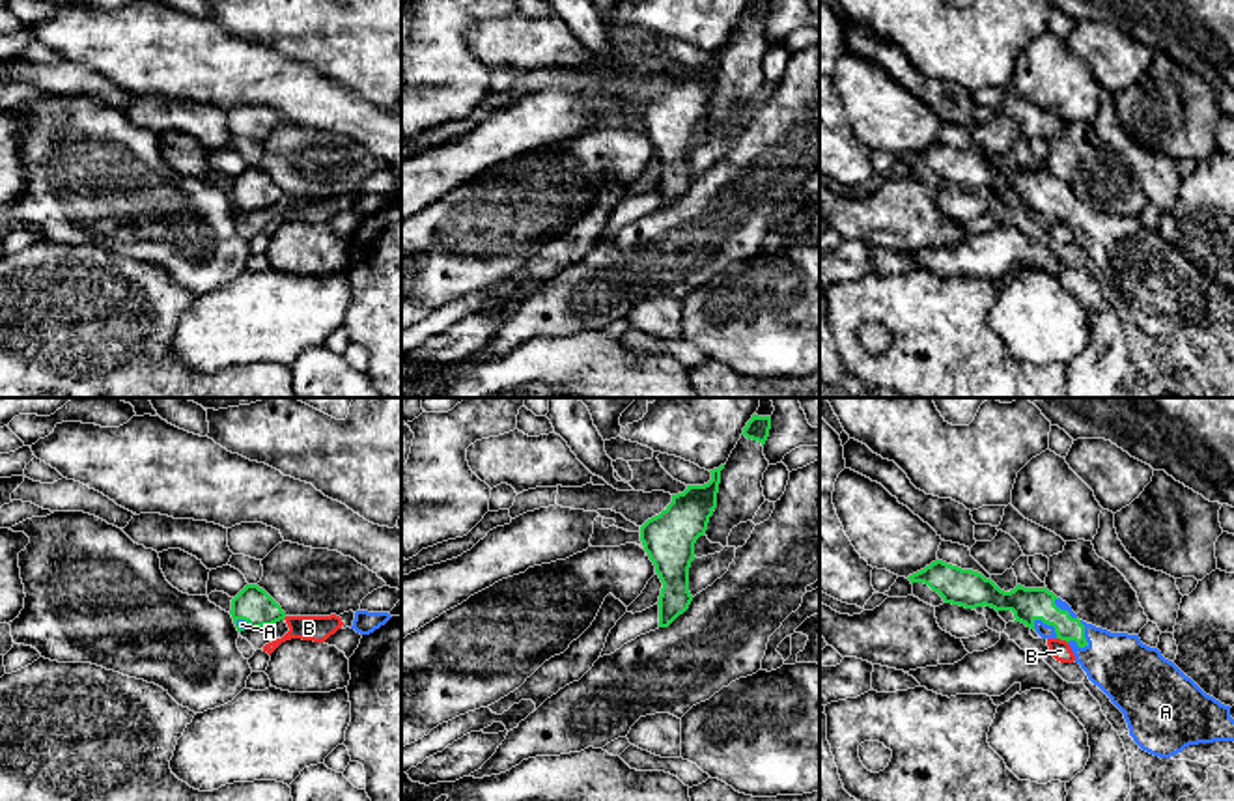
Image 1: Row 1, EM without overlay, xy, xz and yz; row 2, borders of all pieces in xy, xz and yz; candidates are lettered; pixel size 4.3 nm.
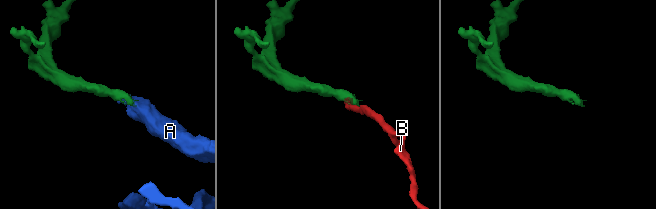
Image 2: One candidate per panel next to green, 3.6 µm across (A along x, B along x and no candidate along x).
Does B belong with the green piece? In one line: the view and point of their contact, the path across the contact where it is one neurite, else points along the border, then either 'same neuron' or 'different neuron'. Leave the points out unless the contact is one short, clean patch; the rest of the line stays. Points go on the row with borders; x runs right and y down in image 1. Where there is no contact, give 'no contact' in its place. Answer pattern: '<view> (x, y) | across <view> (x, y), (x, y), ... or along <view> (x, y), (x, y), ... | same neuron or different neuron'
yz (1063, 639) | along yz (1057, 637), (1066, 643) | different neuron

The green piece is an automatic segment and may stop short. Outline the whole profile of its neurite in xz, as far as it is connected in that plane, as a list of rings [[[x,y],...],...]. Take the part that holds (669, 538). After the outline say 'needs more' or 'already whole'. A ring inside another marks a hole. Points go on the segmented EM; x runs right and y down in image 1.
[[[724,465],[709,471],[708,484],[687,485],[683,493],[672,495],[672,502],[640,527],[640,541],[663,583],[657,601],[659,627],[668,627],[693,601],[689,568],[696,558],[694,543],[706,534],[717,508],[722,469]]]; already whole

